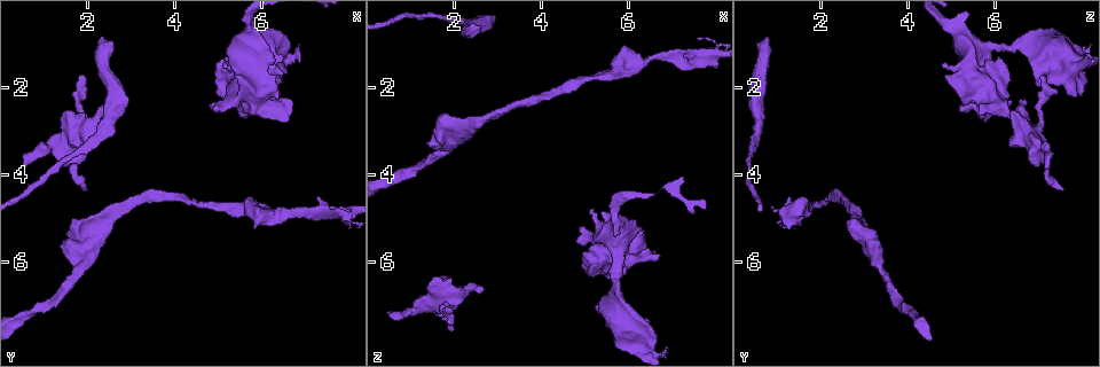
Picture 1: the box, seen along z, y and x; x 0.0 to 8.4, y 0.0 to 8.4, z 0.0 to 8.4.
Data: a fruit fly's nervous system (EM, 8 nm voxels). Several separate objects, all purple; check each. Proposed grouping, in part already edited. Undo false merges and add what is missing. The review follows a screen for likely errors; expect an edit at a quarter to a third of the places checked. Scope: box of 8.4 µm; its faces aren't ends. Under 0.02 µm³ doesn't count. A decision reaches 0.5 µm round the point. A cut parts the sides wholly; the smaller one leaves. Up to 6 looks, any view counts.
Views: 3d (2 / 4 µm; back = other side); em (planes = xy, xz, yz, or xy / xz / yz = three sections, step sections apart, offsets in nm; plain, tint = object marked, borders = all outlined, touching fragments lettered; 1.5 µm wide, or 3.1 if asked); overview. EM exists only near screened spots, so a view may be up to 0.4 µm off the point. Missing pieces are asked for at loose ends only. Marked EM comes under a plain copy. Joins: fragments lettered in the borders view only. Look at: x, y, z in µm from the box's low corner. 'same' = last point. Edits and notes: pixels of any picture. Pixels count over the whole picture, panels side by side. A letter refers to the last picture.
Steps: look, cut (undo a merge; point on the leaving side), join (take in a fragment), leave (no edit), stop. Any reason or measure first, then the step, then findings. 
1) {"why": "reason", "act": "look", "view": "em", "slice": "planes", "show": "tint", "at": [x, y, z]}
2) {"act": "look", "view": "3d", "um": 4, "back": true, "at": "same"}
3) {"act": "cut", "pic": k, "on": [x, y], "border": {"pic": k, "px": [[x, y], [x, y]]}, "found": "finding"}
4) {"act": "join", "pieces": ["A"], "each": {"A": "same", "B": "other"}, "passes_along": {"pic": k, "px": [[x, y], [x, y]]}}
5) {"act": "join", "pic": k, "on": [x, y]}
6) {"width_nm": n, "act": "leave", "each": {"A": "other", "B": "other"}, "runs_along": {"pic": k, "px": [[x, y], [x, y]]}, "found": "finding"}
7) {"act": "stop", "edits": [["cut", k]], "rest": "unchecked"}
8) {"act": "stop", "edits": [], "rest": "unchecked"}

{"why": "sudden change in width", "act": "look", "view": "em", "slice": "planes", "show": "borders", "at": [2.50, 2.85, 0.65]}

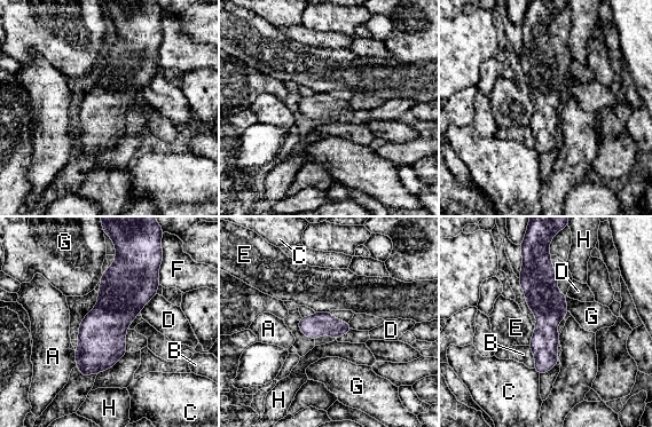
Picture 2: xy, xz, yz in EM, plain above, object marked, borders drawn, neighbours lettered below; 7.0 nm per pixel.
{"act": "leave", "each": {"A": "other", "B": "other", "C": "other", "D": "other", "E": "other", "F": "other", "G": "other", "H": "other"}, "border": {"pic": 2, "px": [[558, 334], [560, 341]]}, "found": "one neuron here"}

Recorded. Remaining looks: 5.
{"why": "an open end", "act": "look", "view": "3d", "um": 2, "at": [2.35, 0.85, 0.85]}

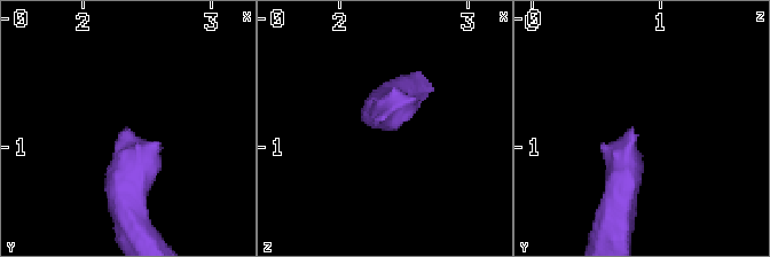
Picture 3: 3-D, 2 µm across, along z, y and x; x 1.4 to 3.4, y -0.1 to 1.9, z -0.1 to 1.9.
{"why": "need the tissue", "act": "look", "view": "em", "slice": "xy", "step": 4, "show": "borders", "at": [2.34, 0.82, 0.78]}

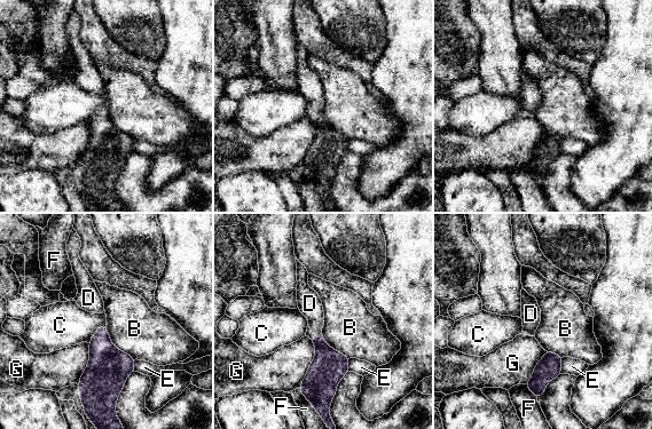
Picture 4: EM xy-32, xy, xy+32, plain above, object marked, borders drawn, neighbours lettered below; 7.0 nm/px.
{"act": "join", "pieces": ["D"], "each": {"B": "other", "C": "other", "D": "same", "E": "other", "F": "other", "G": "other"}, "passes_along": {"pic": 4, "px": [[329, 366], [315, 334], [309, 303]]}, "found": "the neuron continues"}

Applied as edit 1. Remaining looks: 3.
{"why": "redraw", "act": "look", "view": "overview"}

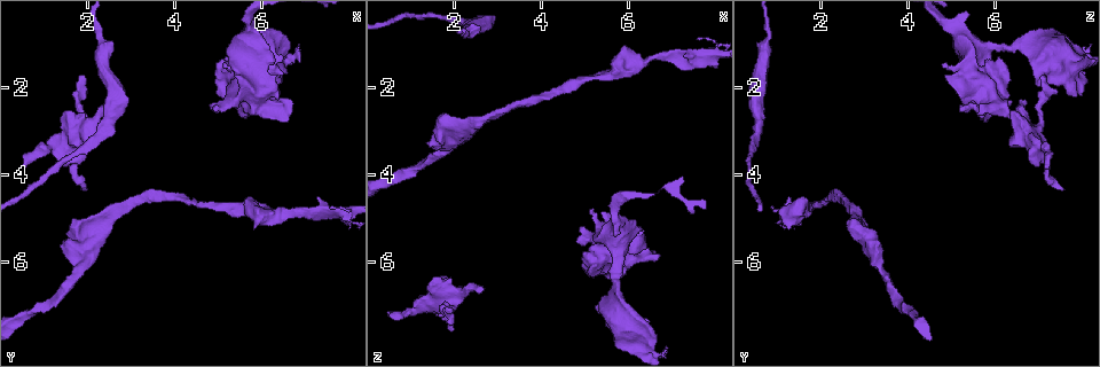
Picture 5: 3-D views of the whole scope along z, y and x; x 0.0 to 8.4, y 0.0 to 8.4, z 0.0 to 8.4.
{"why": "an open end", "act": "look", "view": "em", "slice": "planes", "show": "borders", "at": [5.35, 1.95, 6.95]}

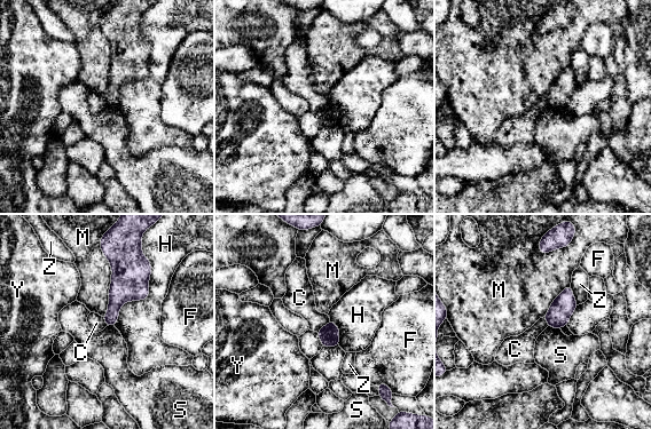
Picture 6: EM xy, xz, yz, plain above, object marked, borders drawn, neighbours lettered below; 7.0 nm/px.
{"act": "leave", "each": {"C": "other", "F": "other", "H": "other", "M": "other", "S": "other", "Y": "other", "Z": "other"}, "border": {"pic": 6, "px": [[329, 320], [316, 332]]}, "found": "no lettered fragment goes on from it"}

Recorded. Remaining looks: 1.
{"act": "stop", "edits": [["join", 4]], "rest": "unchecked"}

